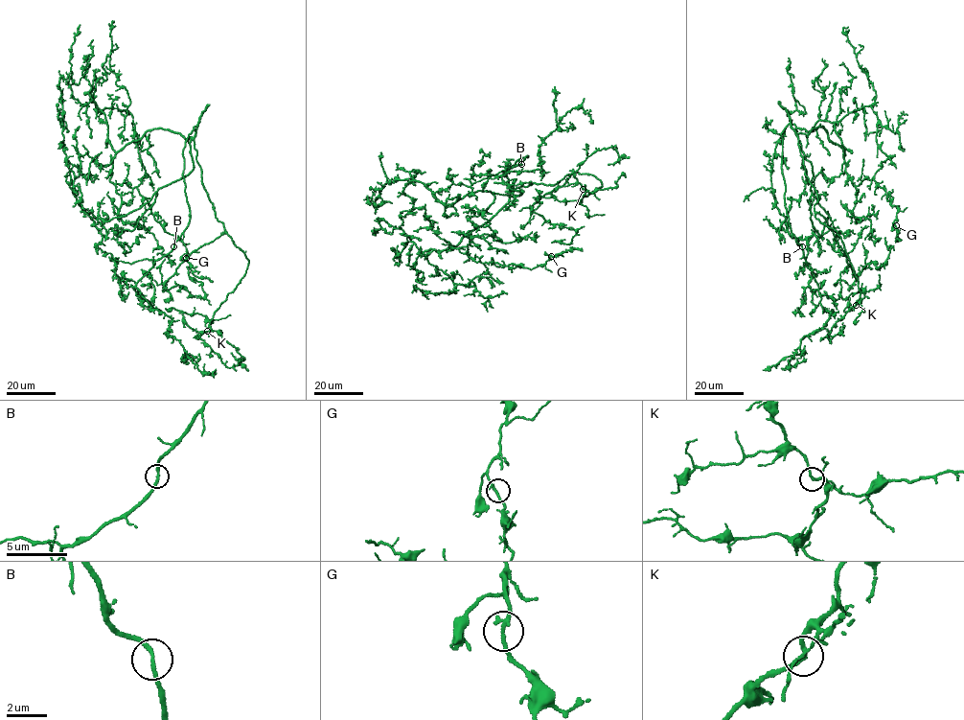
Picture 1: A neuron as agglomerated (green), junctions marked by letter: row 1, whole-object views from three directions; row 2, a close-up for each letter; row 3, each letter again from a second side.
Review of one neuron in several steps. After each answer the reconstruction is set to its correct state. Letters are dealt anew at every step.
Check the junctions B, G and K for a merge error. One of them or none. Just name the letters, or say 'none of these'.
none of these

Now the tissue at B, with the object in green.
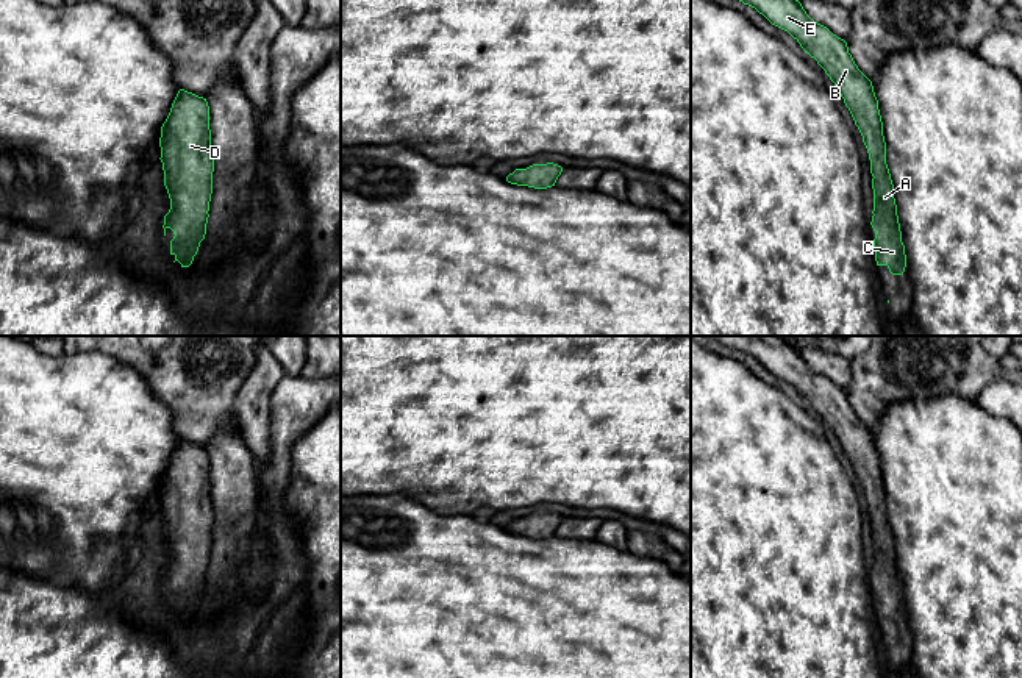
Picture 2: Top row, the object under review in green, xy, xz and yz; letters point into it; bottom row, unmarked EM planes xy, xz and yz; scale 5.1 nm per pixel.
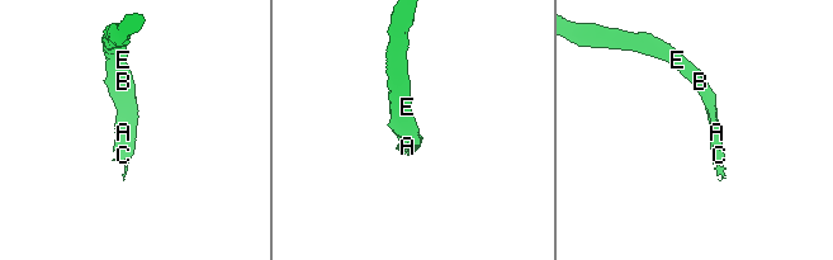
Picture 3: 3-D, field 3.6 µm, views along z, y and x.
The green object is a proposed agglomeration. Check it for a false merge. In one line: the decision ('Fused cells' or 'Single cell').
Single cell

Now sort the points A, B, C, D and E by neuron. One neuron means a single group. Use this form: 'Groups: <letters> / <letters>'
Groups: A B C D E

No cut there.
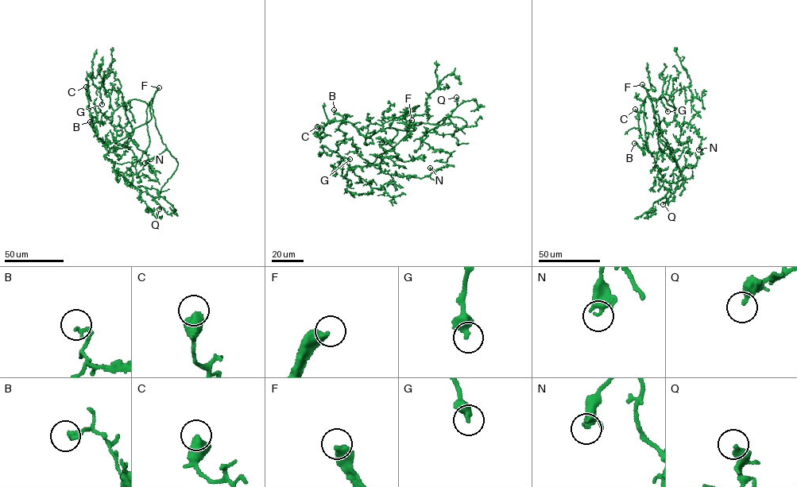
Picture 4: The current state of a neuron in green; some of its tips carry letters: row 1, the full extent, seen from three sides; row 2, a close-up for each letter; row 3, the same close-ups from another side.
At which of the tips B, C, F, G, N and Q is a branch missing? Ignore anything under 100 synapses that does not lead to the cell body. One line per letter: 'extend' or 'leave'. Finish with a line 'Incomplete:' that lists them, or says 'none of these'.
B: leave
C: leave
F: extend
G: leave
N: leave
Q: leave
Incomplete: F

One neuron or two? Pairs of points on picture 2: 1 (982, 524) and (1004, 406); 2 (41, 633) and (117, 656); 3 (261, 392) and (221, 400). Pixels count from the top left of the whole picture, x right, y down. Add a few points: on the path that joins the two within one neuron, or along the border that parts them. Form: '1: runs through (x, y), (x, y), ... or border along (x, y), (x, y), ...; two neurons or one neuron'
1: border along (975, 400), (983, 410), (1005, 419); two neurons
2: runs through (60, 652), (64, 656), (99, 656); one neuron
3: border along (253, 364), (235, 399), (238, 427); two neurons

